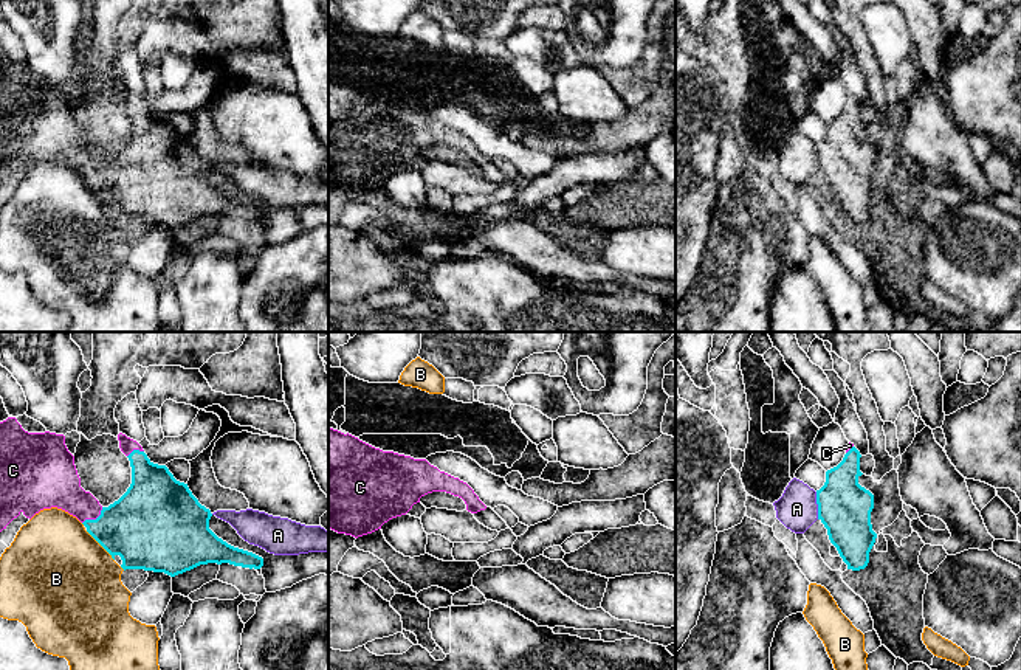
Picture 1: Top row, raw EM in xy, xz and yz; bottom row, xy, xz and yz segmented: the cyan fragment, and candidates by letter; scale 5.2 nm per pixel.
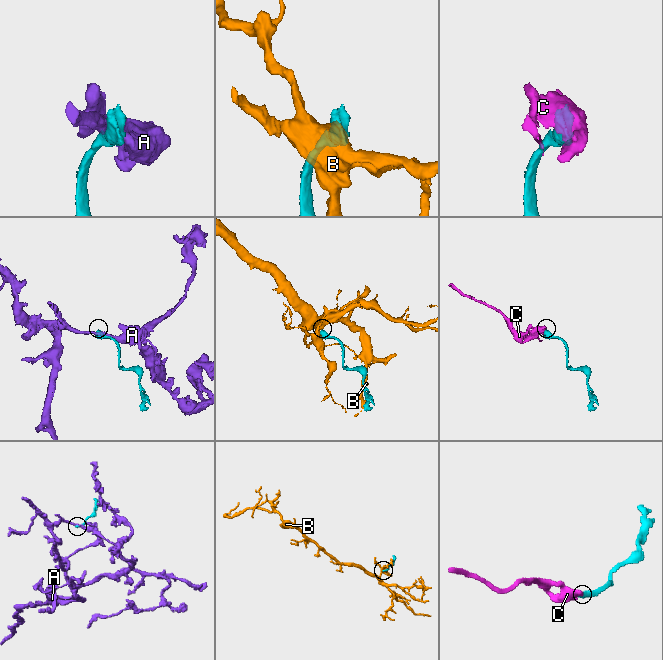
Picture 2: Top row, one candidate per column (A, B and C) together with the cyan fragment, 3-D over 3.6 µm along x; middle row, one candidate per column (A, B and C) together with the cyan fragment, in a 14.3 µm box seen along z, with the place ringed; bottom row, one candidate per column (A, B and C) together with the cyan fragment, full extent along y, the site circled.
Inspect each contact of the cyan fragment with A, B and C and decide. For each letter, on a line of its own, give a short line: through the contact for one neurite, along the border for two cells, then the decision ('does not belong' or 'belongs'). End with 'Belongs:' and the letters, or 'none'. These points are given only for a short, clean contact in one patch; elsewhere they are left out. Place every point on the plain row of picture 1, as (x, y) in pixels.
A: does not belong
B: xy (85, 183), (113, 213) | does not belong
C: belongs
Belongs: C

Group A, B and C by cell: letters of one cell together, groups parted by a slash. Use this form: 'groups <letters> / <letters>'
groups A / B / C

